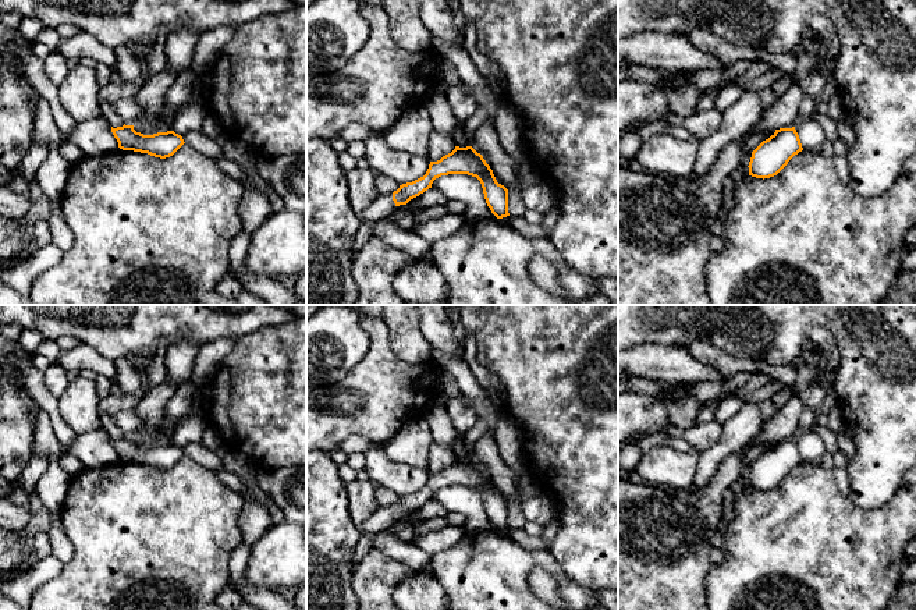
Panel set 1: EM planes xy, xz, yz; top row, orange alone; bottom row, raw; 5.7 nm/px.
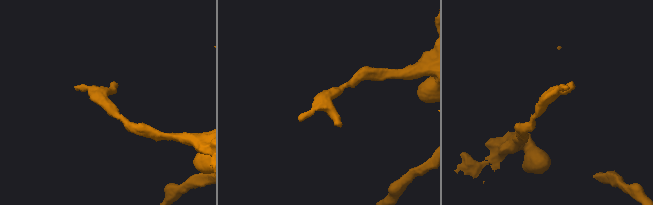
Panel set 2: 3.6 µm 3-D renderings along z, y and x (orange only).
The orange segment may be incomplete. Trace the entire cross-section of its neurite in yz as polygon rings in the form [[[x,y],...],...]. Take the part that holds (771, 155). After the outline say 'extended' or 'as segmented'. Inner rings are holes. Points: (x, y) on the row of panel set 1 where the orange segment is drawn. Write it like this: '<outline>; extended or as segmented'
[[[795,127],[775,130],[768,139],[752,152],[748,166],[749,175],[763,180],[774,177],[802,150]]]; as segmented

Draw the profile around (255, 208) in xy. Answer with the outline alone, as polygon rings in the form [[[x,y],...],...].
[[[226,155],[216,160],[217,166],[230,177],[244,184],[244,195],[239,203],[239,220],[242,231],[252,234],[274,212],[266,195],[258,191],[249,181],[245,170],[227,159]]]

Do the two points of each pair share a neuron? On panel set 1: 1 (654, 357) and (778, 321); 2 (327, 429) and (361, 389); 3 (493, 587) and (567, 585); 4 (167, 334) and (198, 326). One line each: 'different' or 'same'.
1: different
2: same
3: same
4: same

